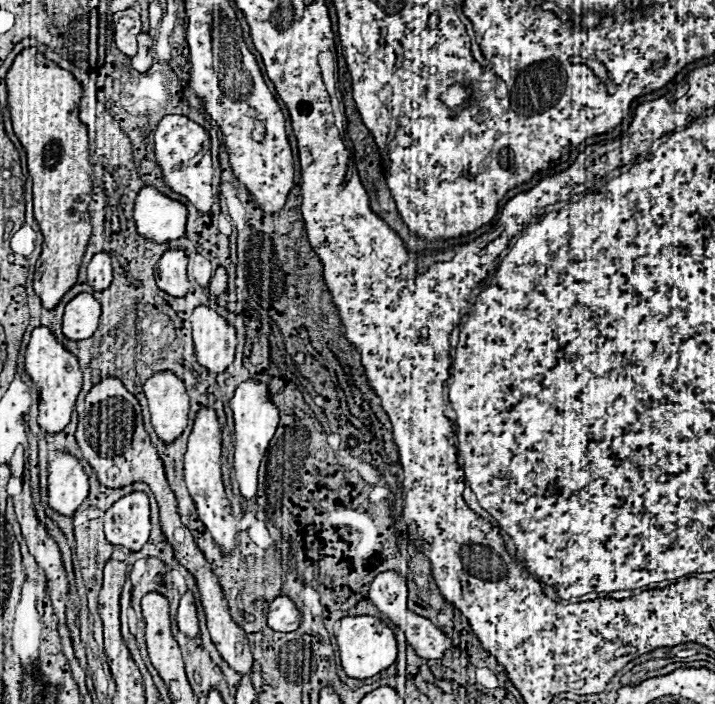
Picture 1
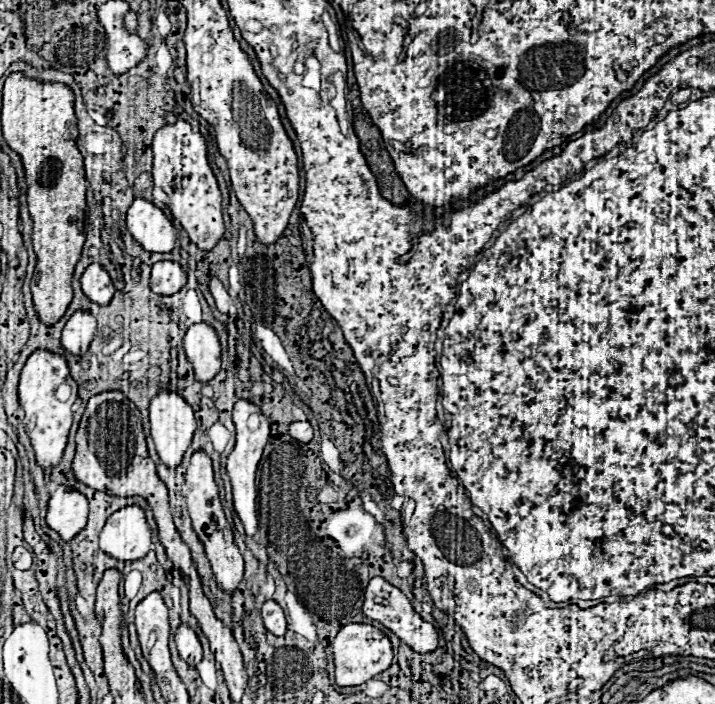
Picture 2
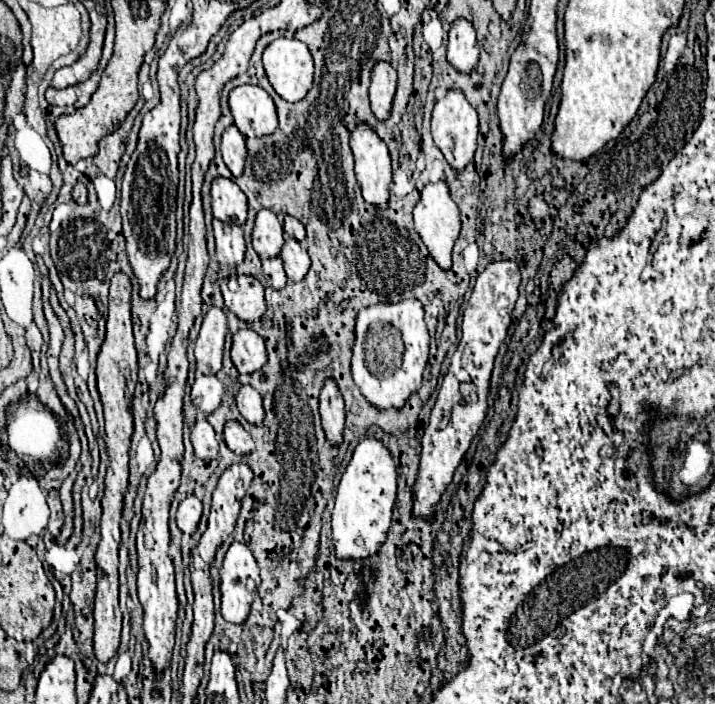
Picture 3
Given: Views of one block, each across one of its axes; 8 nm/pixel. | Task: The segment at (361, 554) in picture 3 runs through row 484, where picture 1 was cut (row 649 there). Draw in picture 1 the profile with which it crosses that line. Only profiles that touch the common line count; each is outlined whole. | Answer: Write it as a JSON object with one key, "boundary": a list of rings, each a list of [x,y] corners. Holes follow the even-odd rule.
{"boundary":[[[346,616],[340,620],[340,630],[336,634],[336,644],[346,676],[366,680],[396,662],[396,638],[392,630],[372,616]]]}

